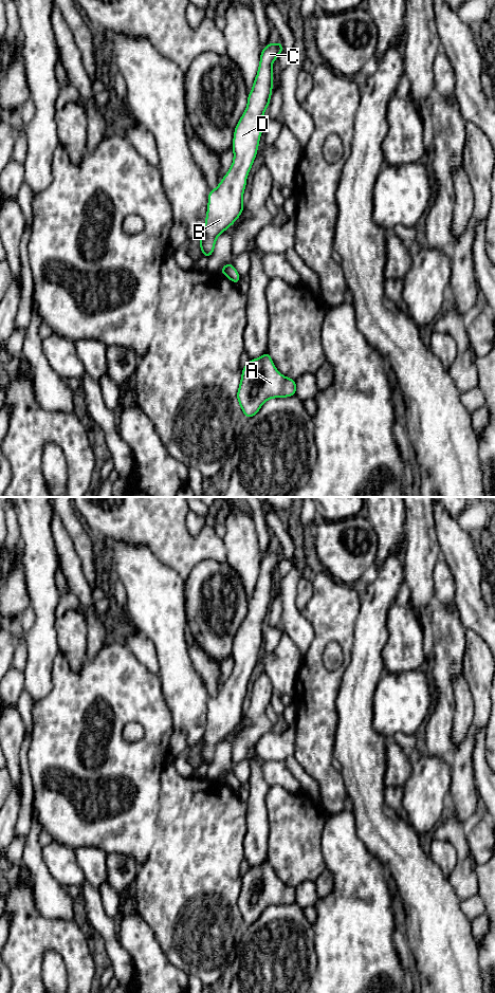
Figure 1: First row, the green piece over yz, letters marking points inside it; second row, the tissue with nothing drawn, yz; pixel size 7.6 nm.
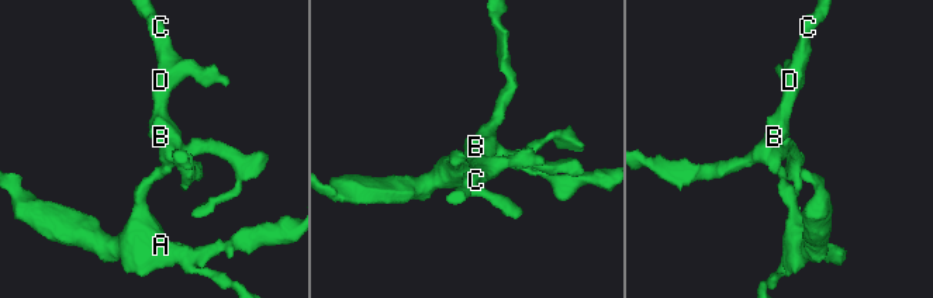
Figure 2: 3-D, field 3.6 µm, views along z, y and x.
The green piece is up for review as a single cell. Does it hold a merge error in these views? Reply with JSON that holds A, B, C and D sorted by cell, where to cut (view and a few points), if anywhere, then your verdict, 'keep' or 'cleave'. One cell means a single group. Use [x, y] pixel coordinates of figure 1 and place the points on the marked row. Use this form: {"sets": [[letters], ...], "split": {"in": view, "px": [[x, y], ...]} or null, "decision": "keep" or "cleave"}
{"sets": [["A"], ["B", "C", "D"]], "split": {"in": "yz", "px": [[230, 263], [225, 274]]}, "decision": "cleave"}

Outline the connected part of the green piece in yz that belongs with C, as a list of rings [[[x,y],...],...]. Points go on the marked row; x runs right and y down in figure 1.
[[[270,42],[261,52],[258,73],[248,96],[248,107],[239,119],[233,140],[233,164],[216,189],[208,192],[205,225],[200,235],[203,256],[209,258],[218,236],[241,215],[246,177],[256,158],[264,125],[262,117],[272,95],[272,65],[282,52],[281,42]]]

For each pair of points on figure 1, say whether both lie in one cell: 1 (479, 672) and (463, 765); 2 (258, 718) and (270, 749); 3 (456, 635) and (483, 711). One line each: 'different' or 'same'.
1: same
2: different
3: different

